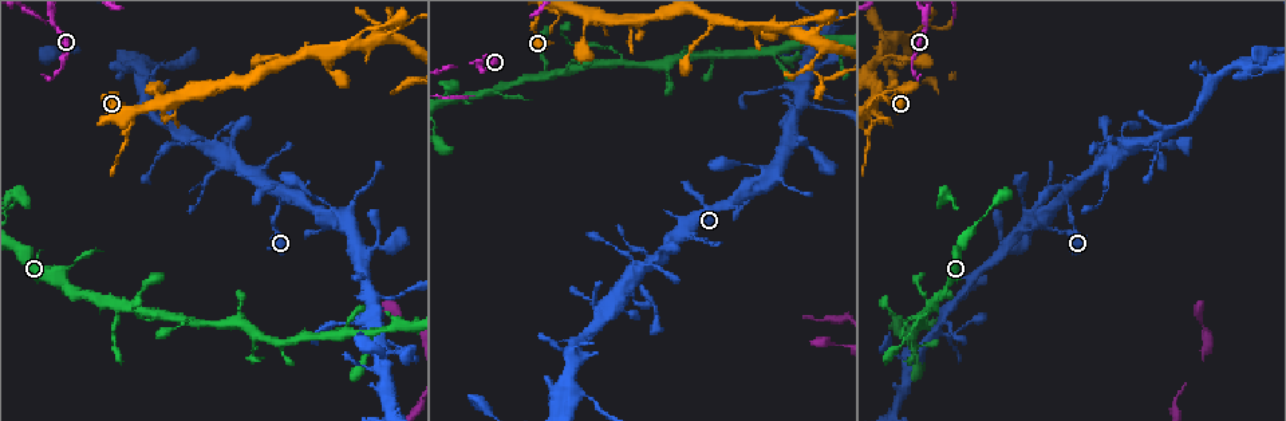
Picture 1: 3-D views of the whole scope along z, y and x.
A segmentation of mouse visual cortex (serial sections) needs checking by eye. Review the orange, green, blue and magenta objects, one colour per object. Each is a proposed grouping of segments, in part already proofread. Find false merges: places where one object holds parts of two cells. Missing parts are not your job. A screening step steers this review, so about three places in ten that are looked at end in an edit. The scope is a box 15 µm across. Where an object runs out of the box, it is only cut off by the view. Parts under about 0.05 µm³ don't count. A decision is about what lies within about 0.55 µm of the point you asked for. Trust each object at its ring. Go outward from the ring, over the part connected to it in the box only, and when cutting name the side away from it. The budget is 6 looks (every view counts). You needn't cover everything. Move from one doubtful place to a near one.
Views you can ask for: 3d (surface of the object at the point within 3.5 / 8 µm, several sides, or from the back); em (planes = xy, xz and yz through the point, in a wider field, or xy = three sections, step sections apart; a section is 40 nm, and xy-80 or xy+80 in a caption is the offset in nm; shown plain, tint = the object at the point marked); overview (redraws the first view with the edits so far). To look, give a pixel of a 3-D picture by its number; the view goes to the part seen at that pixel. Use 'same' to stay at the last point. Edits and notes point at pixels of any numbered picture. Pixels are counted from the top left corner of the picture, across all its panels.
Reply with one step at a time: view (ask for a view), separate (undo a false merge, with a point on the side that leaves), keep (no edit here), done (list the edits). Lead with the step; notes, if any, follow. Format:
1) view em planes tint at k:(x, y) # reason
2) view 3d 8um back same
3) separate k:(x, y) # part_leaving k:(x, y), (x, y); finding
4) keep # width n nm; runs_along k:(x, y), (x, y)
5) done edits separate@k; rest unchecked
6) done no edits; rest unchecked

view 3d 3.5um at 1:(50, 15)

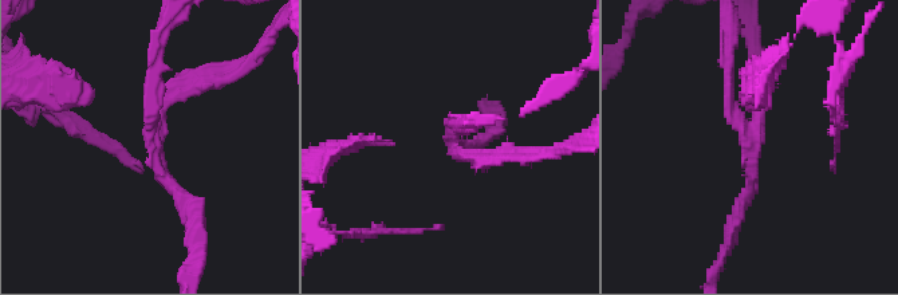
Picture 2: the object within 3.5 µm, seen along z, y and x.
view em xy step 1 tint at 2:(155, 148)

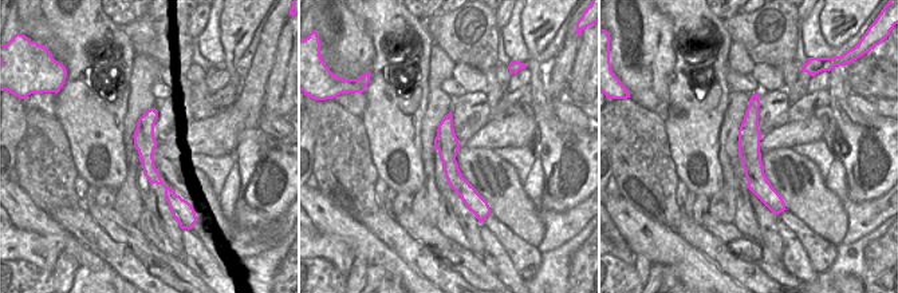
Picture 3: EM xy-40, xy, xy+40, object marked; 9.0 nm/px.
view em xy step 5 tint same # another direction

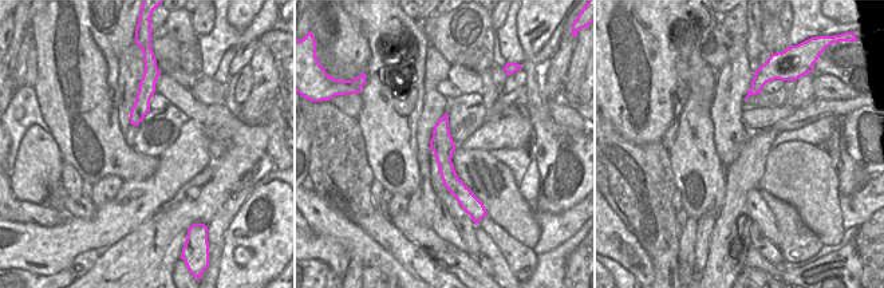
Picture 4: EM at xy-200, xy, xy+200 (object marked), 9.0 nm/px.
keep # runs_along 4:(444, 119), (444, 162), (466, 202); all the same cell

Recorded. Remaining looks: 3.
view 3d 8um at 1:(282, 62) # arms part here

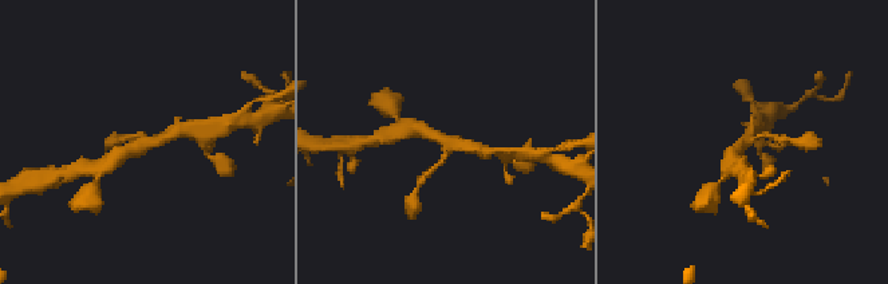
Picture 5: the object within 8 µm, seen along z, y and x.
view 3d 3.5um back at 5:(446, 140) # closer look

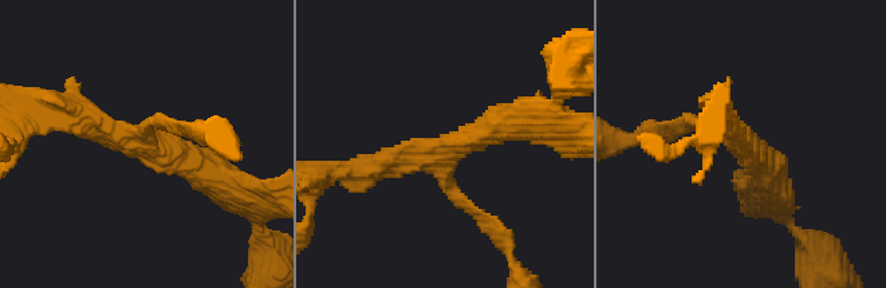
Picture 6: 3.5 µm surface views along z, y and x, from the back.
view em xy step 3 tint at 6:(440, 152) # shape alone is not enough

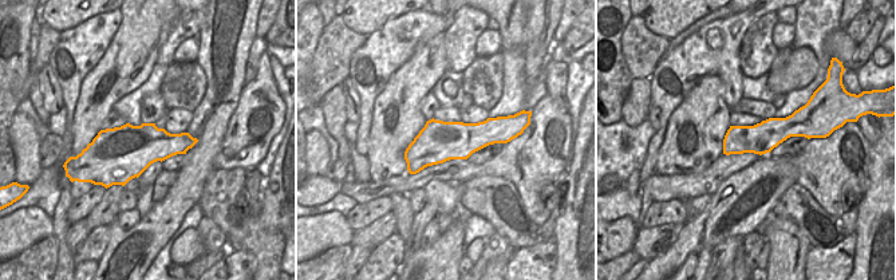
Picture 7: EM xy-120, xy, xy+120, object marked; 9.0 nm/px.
keep # arm_widths 150, 250, 400 nm; runs_along 6:(212, 174), (59, 113); one cell here

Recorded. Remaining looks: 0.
done no edits; rest unchecked

